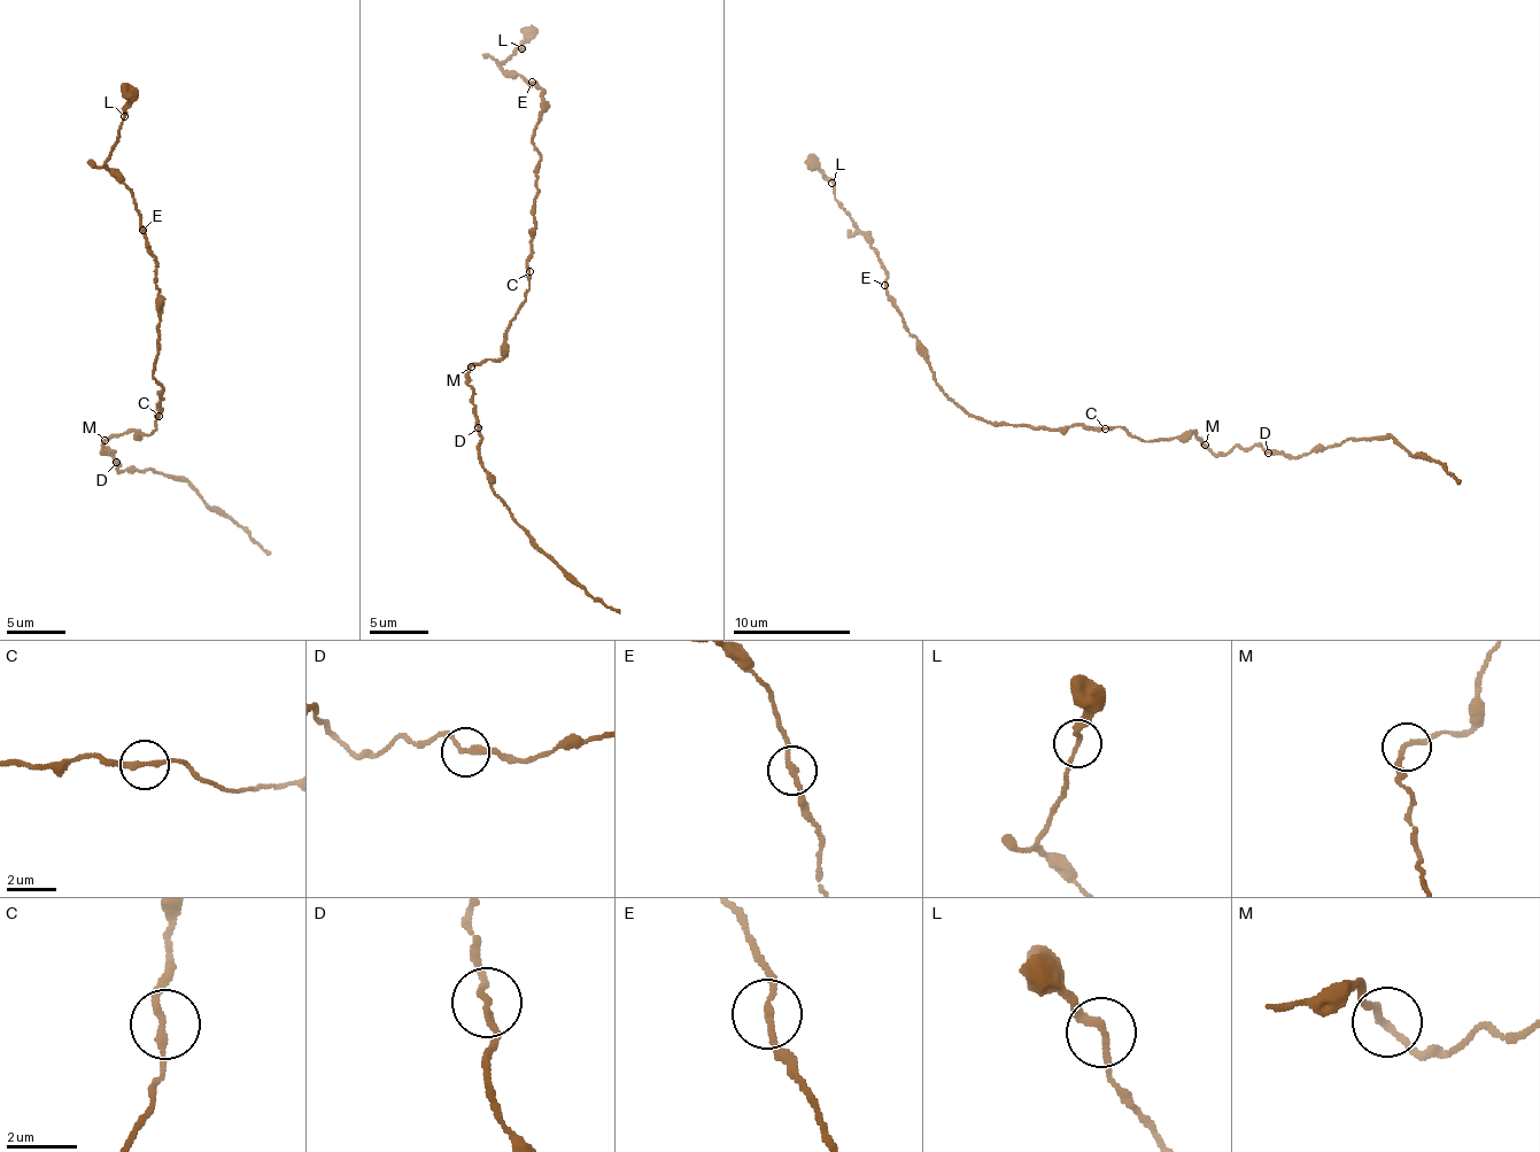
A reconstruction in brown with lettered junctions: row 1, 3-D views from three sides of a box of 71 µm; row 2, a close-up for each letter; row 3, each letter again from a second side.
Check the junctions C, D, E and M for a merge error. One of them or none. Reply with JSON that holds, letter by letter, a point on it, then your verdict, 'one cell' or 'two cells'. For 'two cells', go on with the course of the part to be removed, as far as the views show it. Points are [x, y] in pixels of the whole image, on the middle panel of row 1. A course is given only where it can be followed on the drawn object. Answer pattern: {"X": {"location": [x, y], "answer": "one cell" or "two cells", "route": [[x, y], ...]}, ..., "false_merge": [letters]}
{"C": {"location": [529, 271], "answer": "one cell"}, "D": {"location": [478, 427], "answer": "one cell"}, "E": {"location": [532, 82], "answer": "one cell"}, "M": {"location": [471, 366], "answer": "one cell"}, "false_merge": []}

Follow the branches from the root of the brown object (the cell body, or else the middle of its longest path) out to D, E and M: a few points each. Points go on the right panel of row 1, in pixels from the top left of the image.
D: (1105, 430), (1122, 425), (1146, 442), (1194, 433), (1213, 453), (1260, 446), (1268, 454)
E: (1105, 430), (996, 425), (964, 412), (936, 383), (928, 354), (907, 331), (896, 300), (884, 284)
M: (1105, 430), (1122, 425), (1146, 442), (1188, 439), (1194, 433), (1205, 445)

